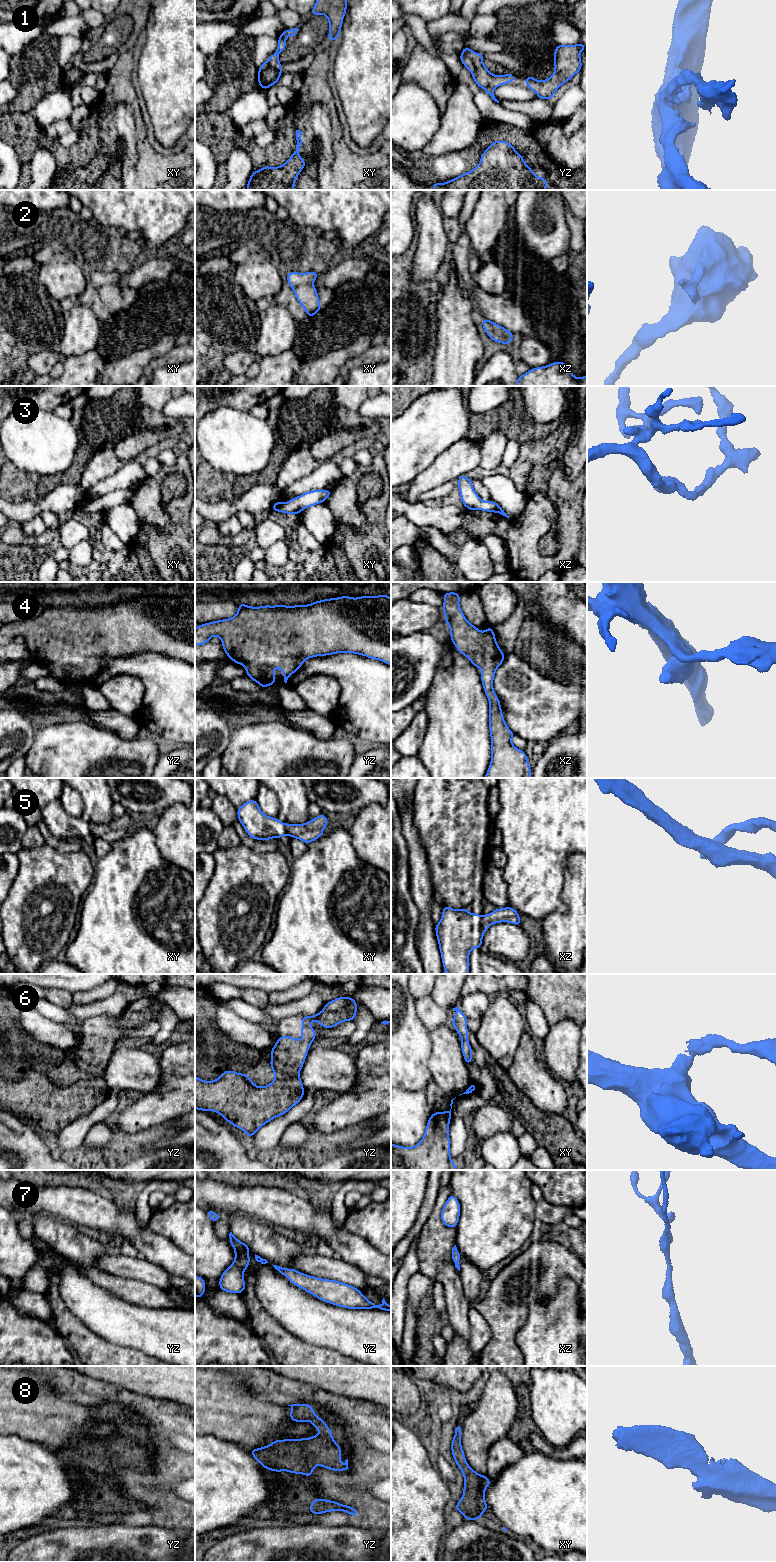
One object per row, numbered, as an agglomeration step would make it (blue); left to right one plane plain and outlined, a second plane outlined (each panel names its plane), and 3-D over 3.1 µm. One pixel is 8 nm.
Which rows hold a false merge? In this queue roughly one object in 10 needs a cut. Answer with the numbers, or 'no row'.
no row

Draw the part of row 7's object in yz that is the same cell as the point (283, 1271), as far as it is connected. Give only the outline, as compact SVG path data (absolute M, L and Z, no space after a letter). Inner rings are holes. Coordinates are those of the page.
M273 1265L273 1267L281 1275L287 1276L292 1284L324 1302L348 1309L374 1308L383 1311L391 1311L391 1306L386 1303L384 1298L382 1300L382 1305L378 1306L367 1300L359 1289L349 1284L336 1280L317 1278L303 1274L293 1268L286 1269L277 1265Z

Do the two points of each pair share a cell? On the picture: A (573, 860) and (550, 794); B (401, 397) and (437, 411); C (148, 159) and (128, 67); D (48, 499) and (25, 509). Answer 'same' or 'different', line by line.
A: different
B: different
C: same
D: same

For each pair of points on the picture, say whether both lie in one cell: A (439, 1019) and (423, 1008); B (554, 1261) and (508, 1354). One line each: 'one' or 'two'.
A: one
B: one

